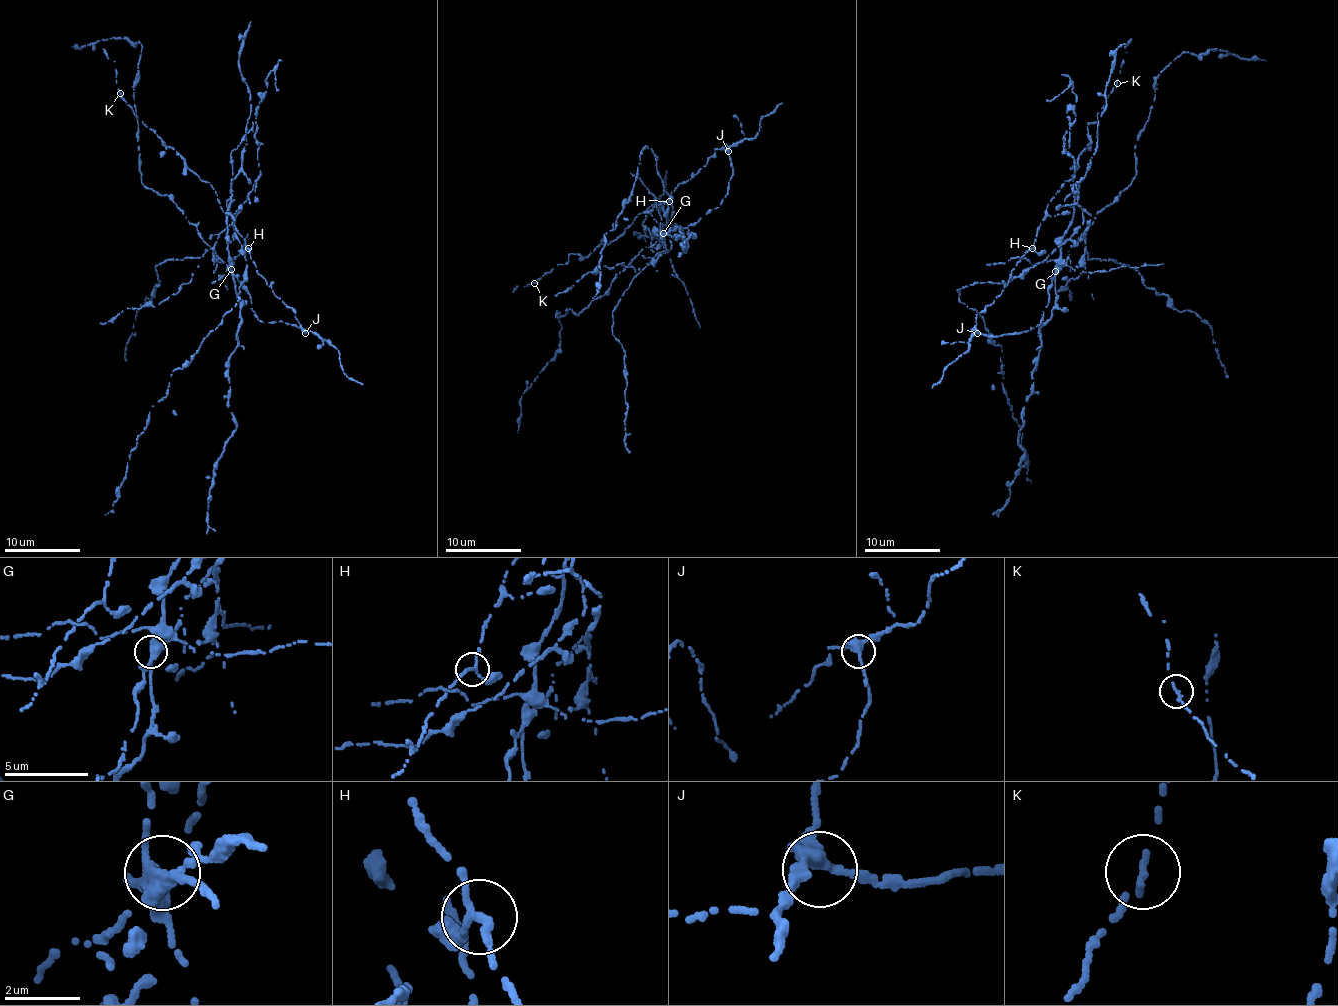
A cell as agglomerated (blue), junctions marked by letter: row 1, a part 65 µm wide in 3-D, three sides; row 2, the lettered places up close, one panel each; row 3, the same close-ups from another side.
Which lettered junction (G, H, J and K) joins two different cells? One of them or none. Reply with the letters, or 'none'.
G

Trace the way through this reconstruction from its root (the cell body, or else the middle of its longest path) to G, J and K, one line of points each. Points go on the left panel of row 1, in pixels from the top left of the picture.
G: (231, 191), (226, 225), (231, 269)
J: (231, 191), (227, 209), (244, 252), (241, 251), (249, 249), (256, 271), (272, 292), (294, 311), (305, 333)
K: (231, 191), (227, 209), (243, 253), (246, 242), (234, 220), (221, 208), (214, 188), (137, 118), (120, 92)

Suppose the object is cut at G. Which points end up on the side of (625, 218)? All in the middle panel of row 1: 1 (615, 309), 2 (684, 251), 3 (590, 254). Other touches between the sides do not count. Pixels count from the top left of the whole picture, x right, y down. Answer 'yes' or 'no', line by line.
1: yes
2: yes
3: no

